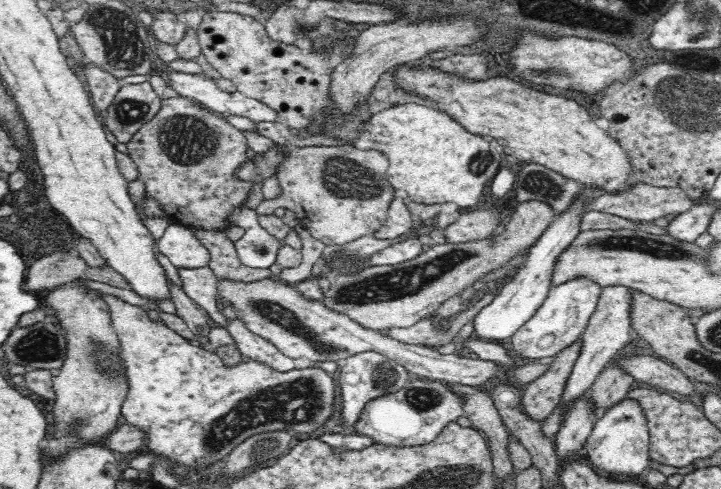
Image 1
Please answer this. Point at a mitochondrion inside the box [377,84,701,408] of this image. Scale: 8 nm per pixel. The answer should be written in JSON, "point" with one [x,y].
{"point":[657,248]}

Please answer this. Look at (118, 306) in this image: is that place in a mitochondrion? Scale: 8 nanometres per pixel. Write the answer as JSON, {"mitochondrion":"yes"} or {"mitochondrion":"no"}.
{"mitochondrion":"no"}

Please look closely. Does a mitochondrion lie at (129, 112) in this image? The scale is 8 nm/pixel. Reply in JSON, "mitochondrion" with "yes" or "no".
{"mitochondrion":"yes"}

